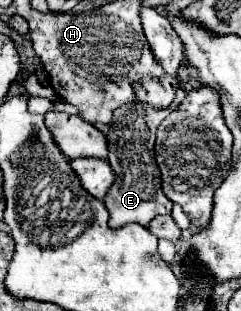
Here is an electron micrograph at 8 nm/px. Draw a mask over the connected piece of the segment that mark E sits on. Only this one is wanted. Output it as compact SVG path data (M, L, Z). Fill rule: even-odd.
M134 102L134 104L124 104L122 108L114 110L114 120L112 120L112 130L106 134L108 138L108 148L110 156L108 162L114 170L114 184L108 190L104 204L110 212L108 224L112 228L136 222L142 226L148 226L152 218L160 214L170 214L172 202L164 196L162 184L160 184L160 172L154 160L154 140L156 140L156 128L158 124L176 108L176 102L166 108L166 110L154 110L146 104Z

